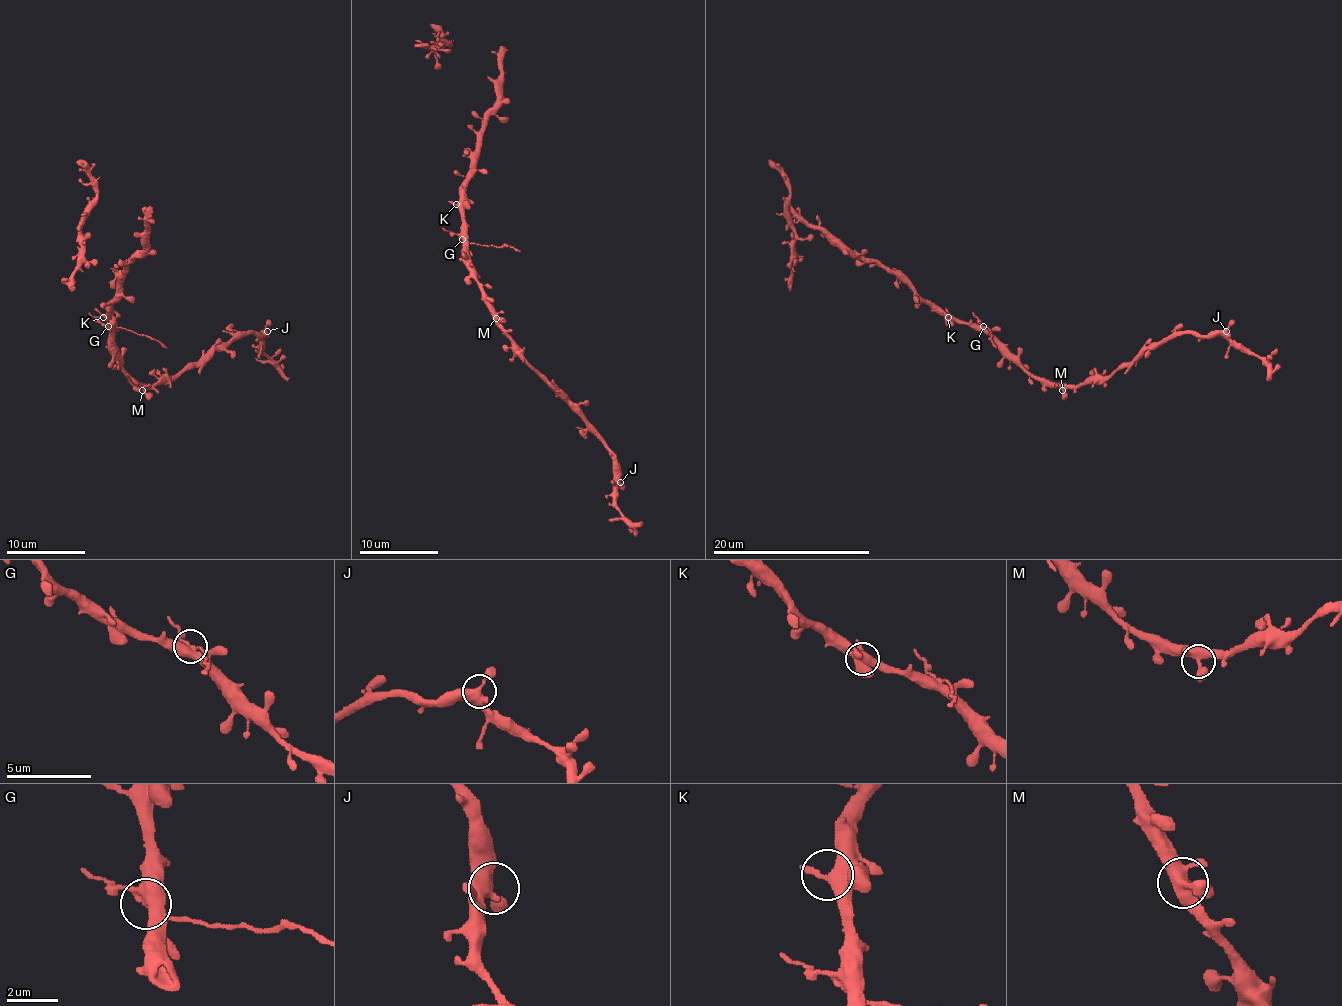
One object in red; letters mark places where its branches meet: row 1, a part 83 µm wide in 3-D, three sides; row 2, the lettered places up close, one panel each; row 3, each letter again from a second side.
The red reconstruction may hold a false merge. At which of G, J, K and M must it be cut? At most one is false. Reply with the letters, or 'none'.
G

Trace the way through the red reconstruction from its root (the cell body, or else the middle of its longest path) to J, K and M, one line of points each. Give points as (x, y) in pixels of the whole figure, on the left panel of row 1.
J: (115, 337), (117, 362), (138, 384), (156, 384), (174, 380), (231, 339), (267, 331)
K: (115, 337), (113, 327), (103, 317)
M: (115, 337), (117, 362), (142, 390)

